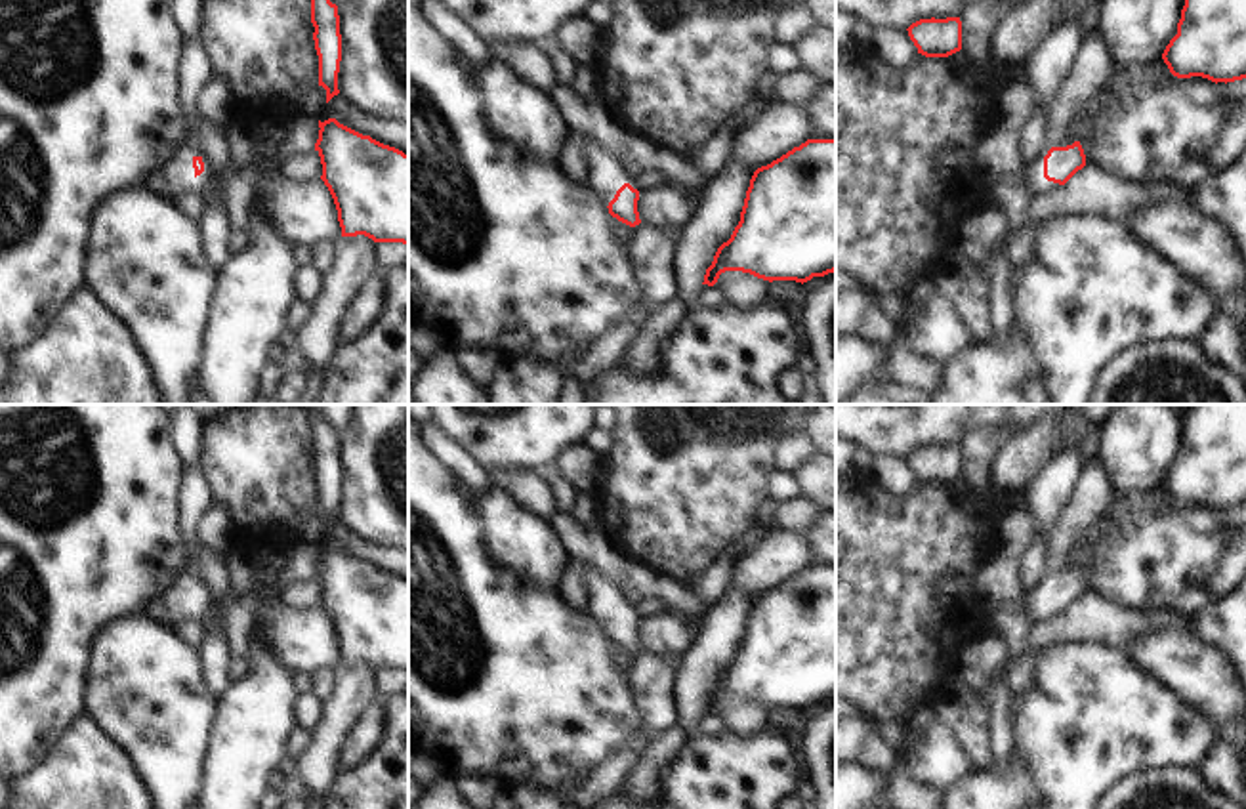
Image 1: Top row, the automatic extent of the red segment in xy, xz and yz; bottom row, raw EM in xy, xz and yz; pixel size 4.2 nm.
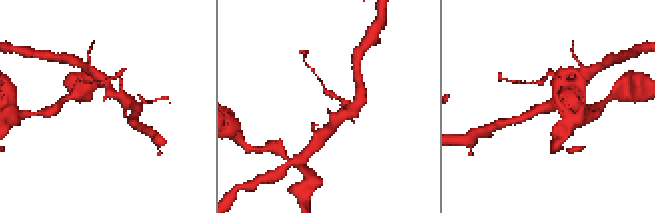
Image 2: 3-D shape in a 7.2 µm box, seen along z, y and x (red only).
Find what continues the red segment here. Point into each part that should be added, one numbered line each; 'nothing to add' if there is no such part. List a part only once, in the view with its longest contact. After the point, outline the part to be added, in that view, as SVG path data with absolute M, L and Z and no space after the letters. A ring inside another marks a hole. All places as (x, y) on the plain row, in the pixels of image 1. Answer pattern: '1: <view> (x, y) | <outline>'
1: xz (603, 603) | M586 569L586 593L586 612L603 633L609 633L624 612L624 593L592 569Z

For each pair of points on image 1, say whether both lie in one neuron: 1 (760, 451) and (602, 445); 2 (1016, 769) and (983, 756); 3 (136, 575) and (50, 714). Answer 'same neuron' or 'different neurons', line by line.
1: different neurons
2: different neurons
3: same neuron

